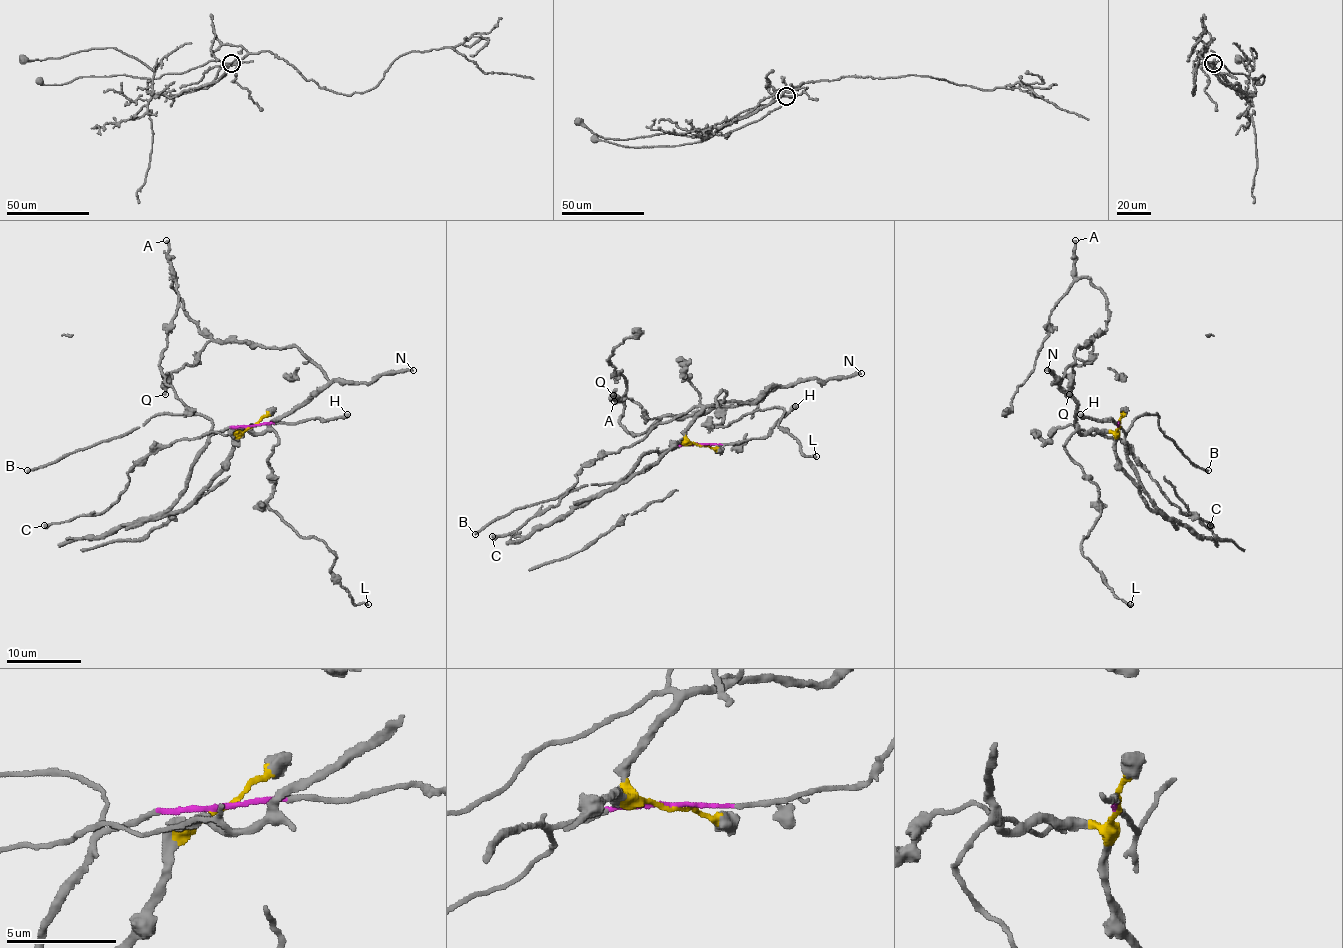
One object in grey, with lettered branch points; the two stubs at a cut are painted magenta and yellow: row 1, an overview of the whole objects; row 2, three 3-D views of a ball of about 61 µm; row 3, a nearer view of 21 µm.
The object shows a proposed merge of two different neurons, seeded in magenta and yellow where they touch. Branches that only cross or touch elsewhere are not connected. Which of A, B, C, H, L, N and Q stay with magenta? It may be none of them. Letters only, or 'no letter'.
B, H

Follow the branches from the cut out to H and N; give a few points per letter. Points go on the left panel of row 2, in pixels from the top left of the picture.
H: (253, 427), (335, 419), (348, 413)
N: (253, 427), (238, 432), (260, 432), (273, 421), (309, 402), (333, 382), (374, 382), (383, 374), (413, 371)

